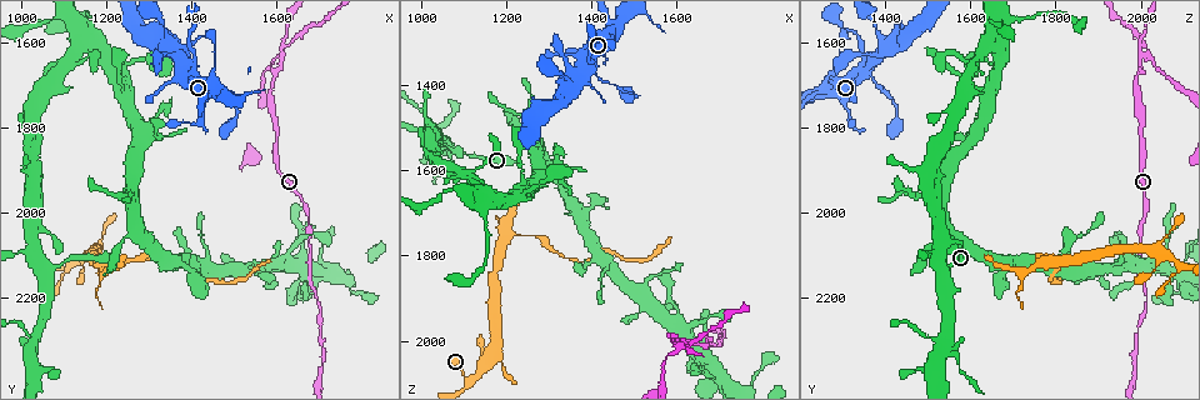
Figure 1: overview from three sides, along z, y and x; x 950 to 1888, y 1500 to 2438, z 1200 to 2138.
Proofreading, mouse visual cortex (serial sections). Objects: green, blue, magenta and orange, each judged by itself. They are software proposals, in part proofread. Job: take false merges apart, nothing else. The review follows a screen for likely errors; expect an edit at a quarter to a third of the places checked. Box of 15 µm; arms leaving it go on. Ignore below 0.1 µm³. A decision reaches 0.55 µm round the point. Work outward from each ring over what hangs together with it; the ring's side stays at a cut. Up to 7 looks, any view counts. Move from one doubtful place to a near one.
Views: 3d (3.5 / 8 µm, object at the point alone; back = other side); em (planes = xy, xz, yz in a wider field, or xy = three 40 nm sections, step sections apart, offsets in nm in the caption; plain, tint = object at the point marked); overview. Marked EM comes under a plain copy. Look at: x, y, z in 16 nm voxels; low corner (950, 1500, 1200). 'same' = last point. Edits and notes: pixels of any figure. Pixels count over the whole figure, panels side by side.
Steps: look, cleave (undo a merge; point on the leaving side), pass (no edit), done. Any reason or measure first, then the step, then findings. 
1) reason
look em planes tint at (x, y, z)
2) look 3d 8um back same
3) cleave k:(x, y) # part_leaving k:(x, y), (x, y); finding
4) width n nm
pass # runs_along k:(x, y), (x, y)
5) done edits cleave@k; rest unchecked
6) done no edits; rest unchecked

thick turns thin
look 3d 8um at (1065, 2130, 1540)

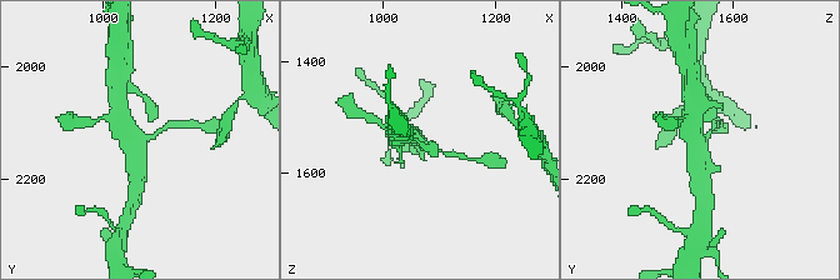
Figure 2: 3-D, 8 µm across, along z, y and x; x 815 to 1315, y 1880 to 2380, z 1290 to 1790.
look 3d 3.5um at (1070, 2130, 1540)

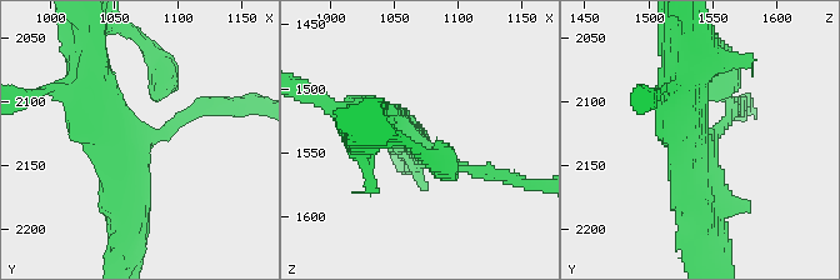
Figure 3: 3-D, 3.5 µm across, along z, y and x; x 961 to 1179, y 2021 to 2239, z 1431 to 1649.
arms 3; arm_widths 150, 450, 600 nm
look em xy step 2 tint at (1068, 2132, 1540)

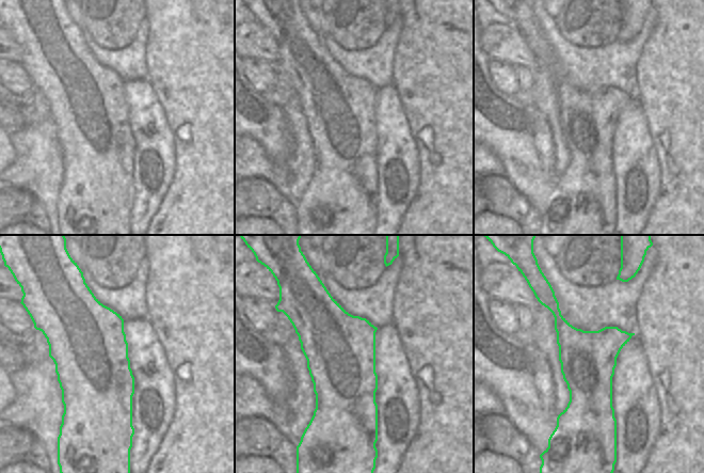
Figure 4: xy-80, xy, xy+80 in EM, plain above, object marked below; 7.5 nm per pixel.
pass # one cell here

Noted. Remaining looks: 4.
a narrow waist
look 3d 3.5um back at (1105, 2130, 2085)

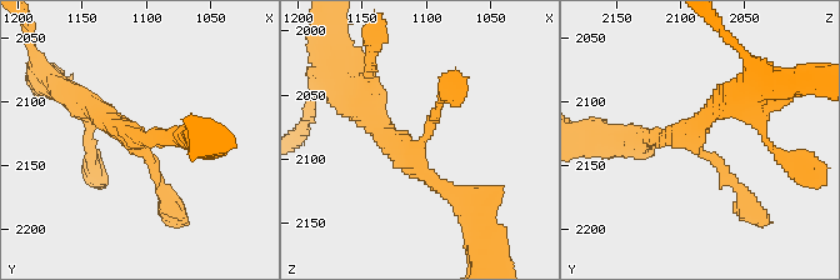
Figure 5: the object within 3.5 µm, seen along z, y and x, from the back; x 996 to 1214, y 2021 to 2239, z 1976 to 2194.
need the tissue
look em planes tint at (1110, 2130, 2090)

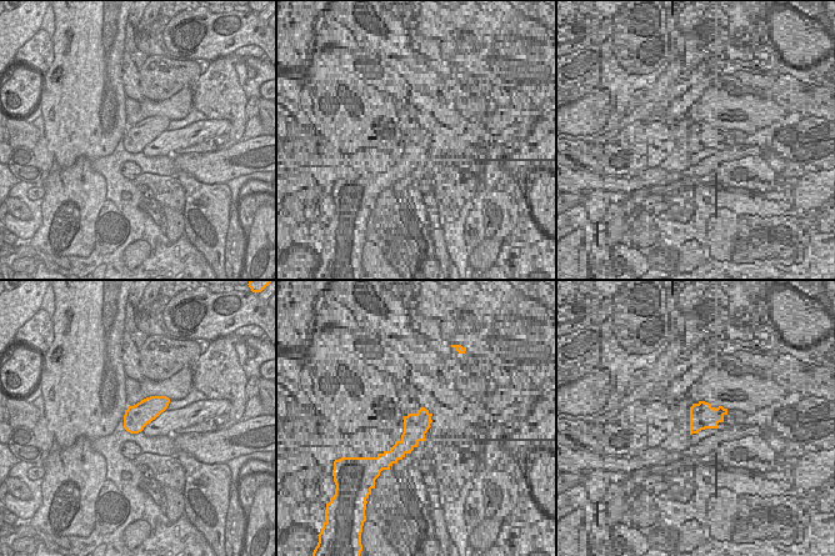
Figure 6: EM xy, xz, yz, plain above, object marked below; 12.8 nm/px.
width 320 nm
pass # runs_along 5:(163, 191), (151, 160), (79, 103); all the same cell

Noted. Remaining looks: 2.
narrows sharply
look 3d 3.5um at (1265, 2110, 1755)

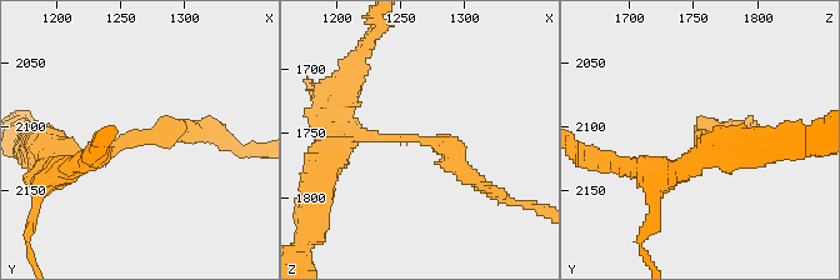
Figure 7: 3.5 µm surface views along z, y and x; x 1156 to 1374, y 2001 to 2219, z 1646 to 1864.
arm_widths 200, 200 nm; now the EM
look em xy step 5 tint at (1270, 2110, 1758)

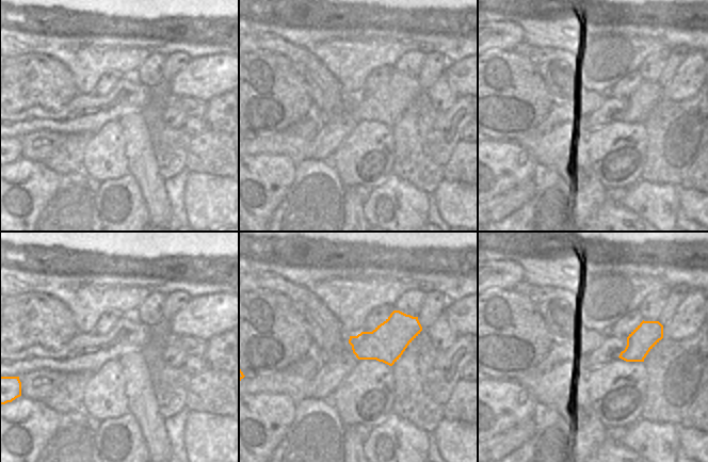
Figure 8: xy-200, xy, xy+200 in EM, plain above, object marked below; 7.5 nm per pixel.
width 280 nm
cleave 7:(461, 159) # part_leaving 7:(425, 141), (525, 205); two cells meet here

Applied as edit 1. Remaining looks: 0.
done edits cleave@7; rest unchecked

